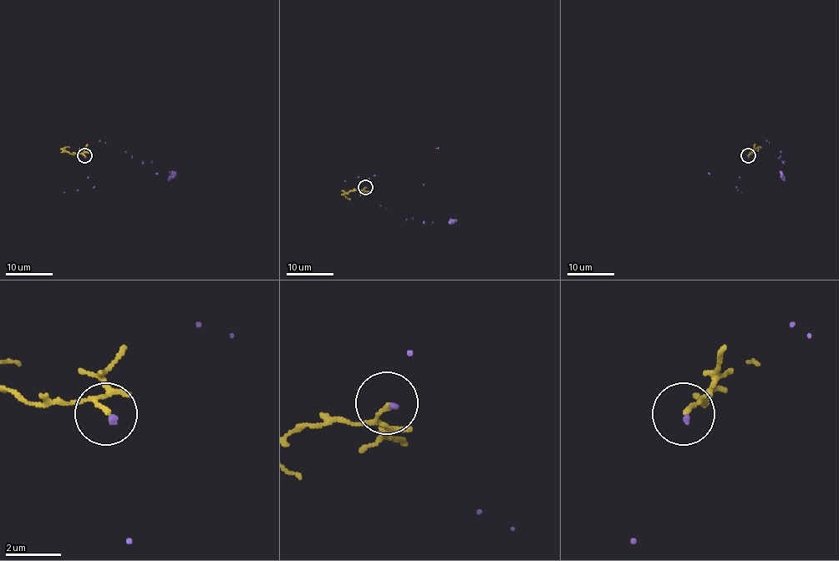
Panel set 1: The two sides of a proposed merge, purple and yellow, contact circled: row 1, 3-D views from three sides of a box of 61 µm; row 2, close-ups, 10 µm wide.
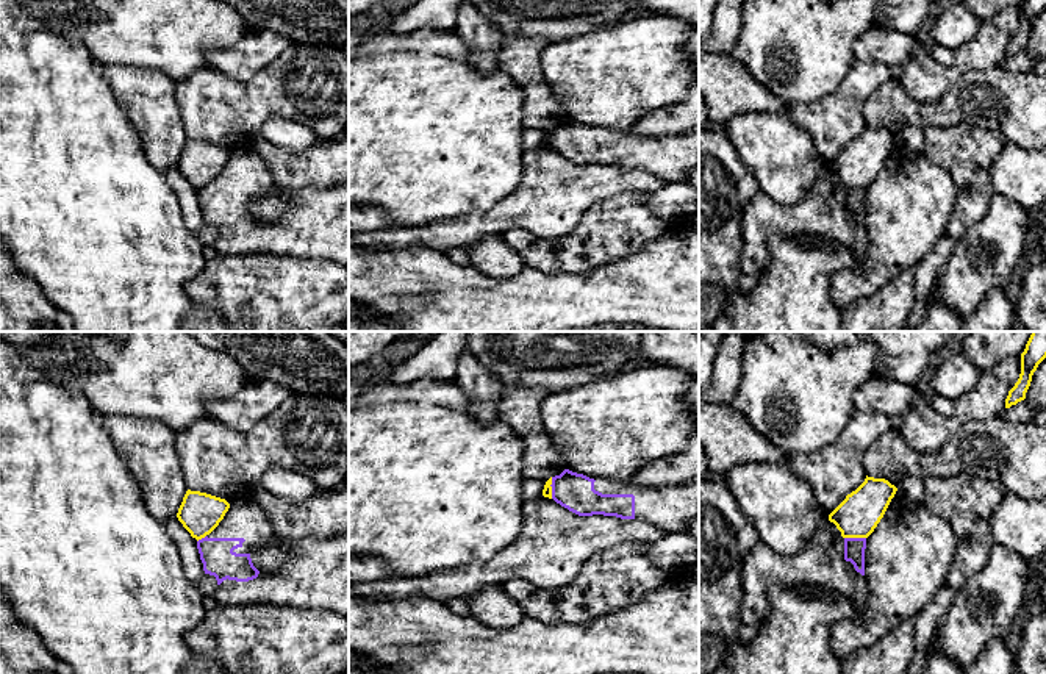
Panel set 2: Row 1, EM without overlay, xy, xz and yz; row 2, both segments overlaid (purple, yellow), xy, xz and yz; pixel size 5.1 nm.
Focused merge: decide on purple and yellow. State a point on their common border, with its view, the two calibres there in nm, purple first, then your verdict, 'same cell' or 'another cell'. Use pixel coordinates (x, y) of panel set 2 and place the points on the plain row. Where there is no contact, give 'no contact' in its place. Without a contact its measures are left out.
yz (856, 188) | 110/220 nm | another cell

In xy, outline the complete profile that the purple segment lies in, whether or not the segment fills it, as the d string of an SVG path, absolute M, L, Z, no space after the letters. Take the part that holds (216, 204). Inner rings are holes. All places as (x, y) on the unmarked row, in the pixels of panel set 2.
M249 147L235 149L219 175L197 191L205 224L214 225L219 255L270 253L277 256L325 258L349 267L349 183L330 189L285 191L278 188L264 160ZM280 192L291 208L275 222L260 222L250 203Z

